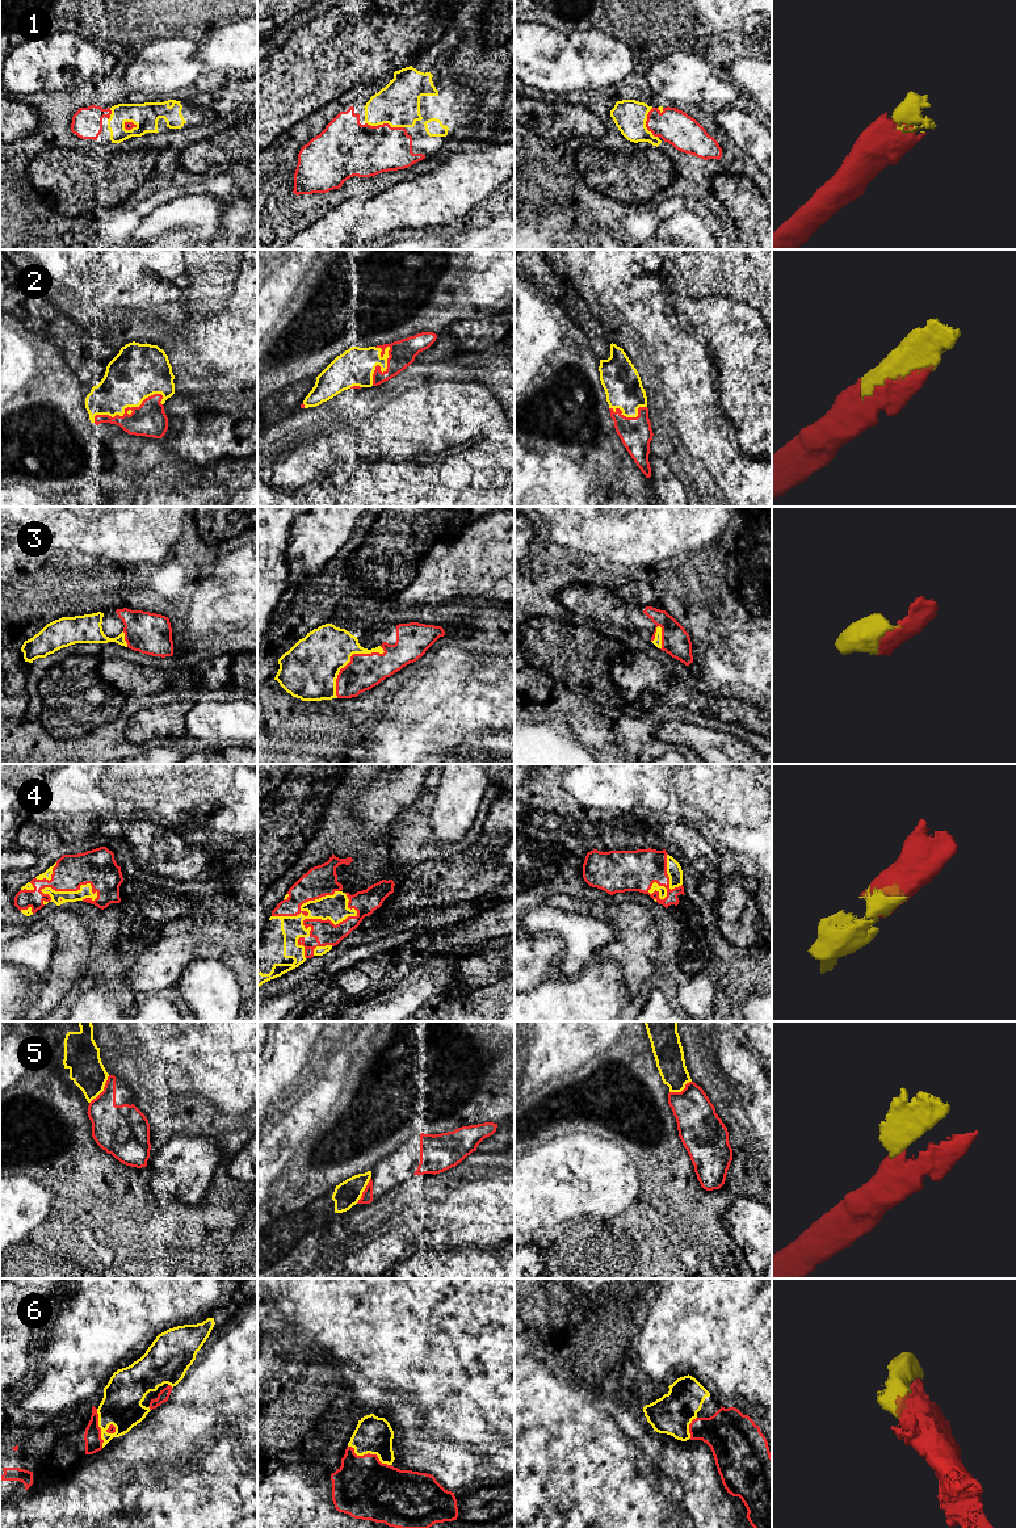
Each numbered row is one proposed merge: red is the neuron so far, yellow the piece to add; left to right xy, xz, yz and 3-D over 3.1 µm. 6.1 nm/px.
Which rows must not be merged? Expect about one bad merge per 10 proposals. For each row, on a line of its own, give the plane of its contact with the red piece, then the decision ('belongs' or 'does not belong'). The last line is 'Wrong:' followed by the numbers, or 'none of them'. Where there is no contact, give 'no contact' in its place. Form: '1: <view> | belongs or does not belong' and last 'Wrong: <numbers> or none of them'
1: xz | belongs
2: xy | belongs
3: xz | belongs
4: xz | belongs
5: xy | does not belong
6: xz | belongs
Wrong: 5

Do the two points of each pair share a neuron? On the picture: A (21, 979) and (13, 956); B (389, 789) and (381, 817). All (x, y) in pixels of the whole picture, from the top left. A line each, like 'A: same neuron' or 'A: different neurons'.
A: different neurons
B: same neuron

